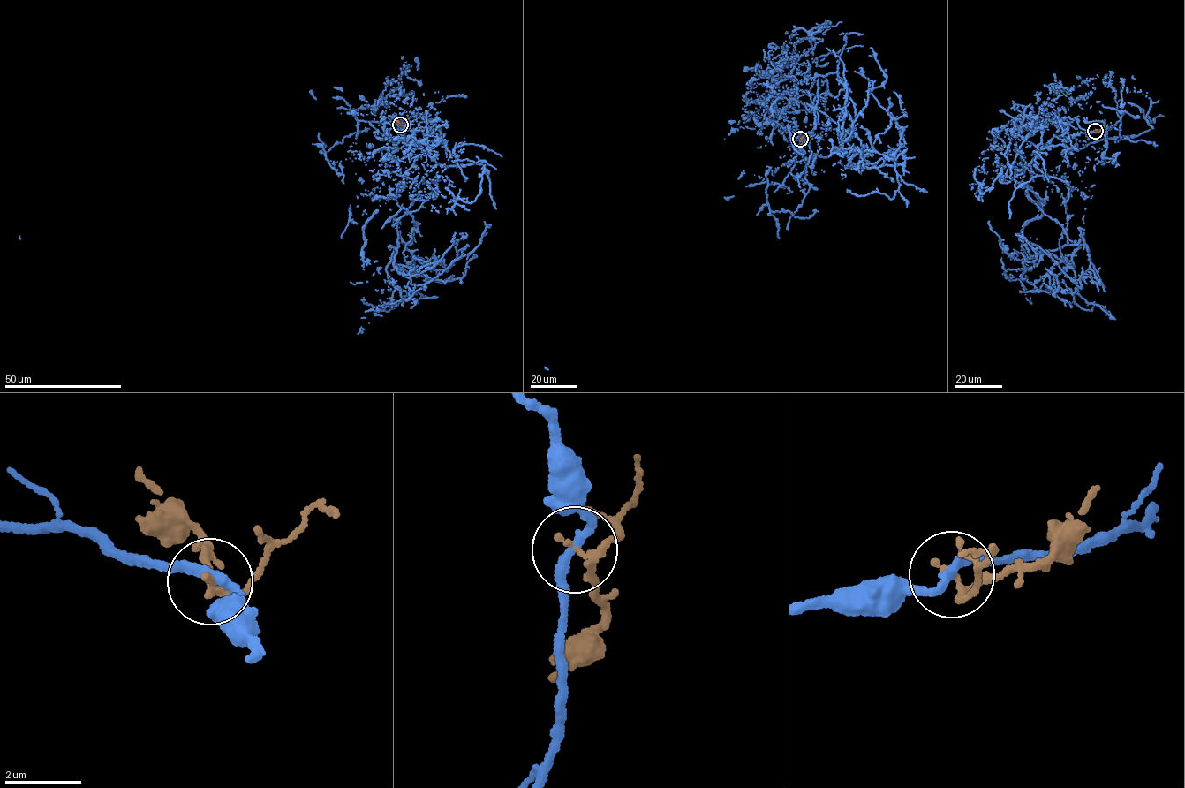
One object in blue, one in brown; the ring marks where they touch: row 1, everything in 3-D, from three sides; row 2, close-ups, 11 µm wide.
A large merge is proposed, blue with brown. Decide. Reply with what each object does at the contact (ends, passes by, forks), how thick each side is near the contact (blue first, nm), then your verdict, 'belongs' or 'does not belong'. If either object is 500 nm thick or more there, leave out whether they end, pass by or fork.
blue passes by; brown passes by; 240 nm thick on the blue side, 150 nm on the other; does not belong

